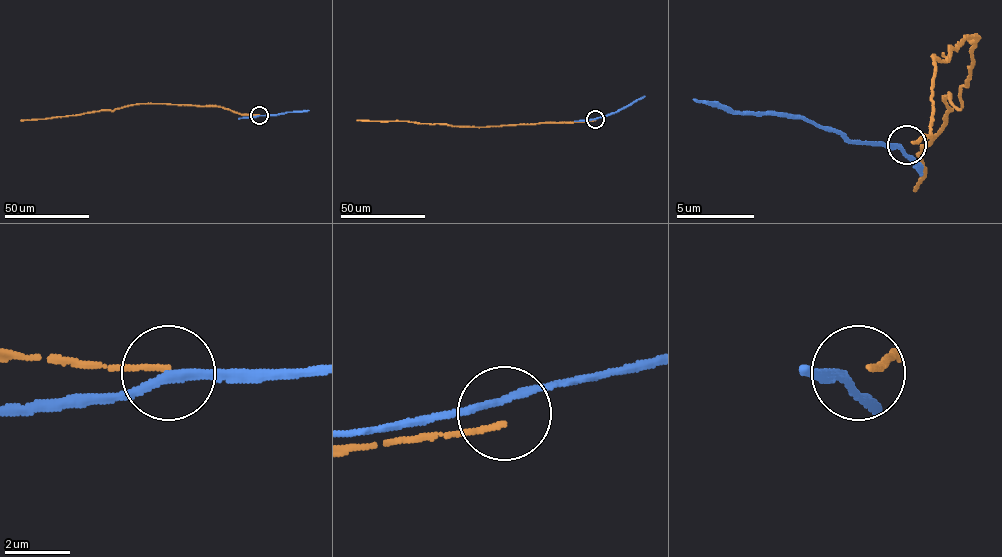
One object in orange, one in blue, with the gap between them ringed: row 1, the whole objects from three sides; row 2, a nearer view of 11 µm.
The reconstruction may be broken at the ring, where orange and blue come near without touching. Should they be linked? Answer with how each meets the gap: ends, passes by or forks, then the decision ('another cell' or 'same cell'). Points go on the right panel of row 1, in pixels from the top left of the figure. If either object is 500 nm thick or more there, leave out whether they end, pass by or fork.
orange ends; blue passes by; another cell

